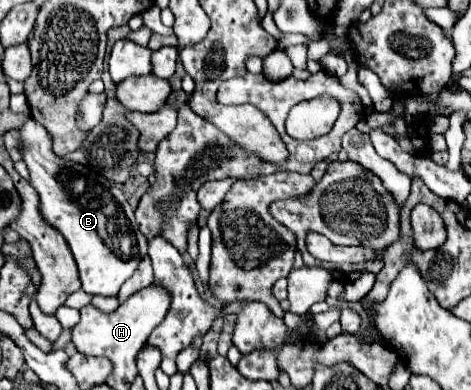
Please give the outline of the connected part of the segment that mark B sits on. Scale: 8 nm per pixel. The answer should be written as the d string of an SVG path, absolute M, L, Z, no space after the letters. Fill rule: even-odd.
M27 118L17 132L21 156L31 174L29 184L37 190L41 200L41 216L67 240L79 268L83 290L103 296L117 294L121 284L137 270L147 254L147 238L139 232L133 208L121 188L101 174L95 174L95 170L57 156L53 152L53 136L45 126L35 122L35 118ZM79 178L83 178L83 188L81 192L73 192L69 184Z

